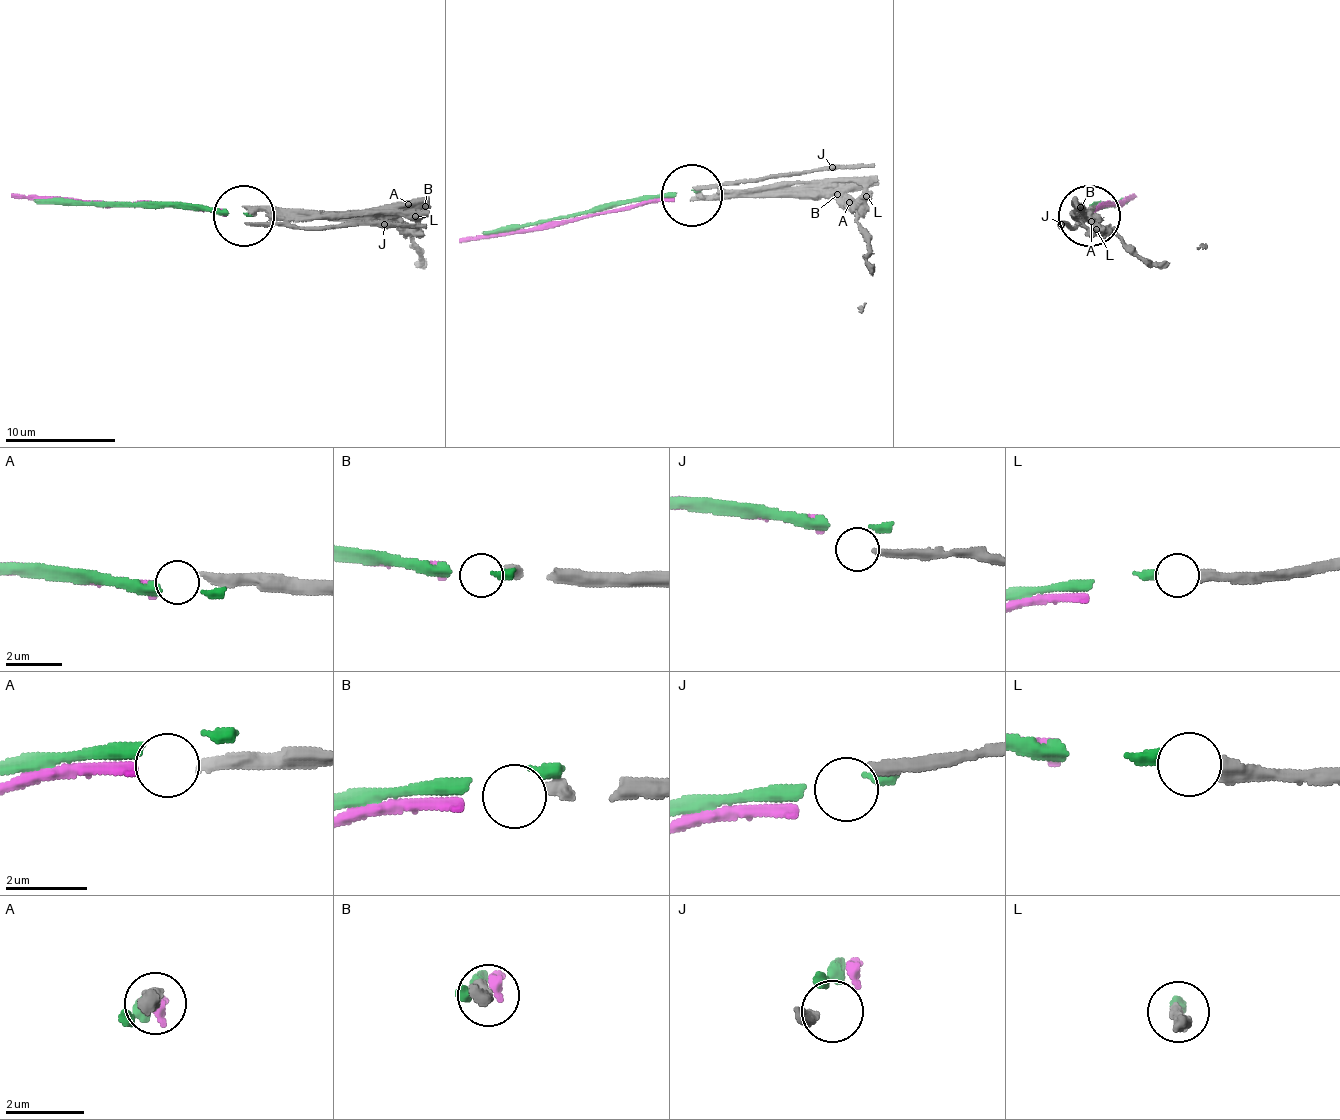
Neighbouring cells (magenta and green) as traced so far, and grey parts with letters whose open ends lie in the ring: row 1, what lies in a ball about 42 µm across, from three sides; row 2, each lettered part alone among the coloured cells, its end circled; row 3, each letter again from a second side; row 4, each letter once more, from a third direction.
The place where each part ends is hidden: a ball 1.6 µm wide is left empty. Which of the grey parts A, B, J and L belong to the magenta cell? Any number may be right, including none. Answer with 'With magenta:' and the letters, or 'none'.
With magenta: none

